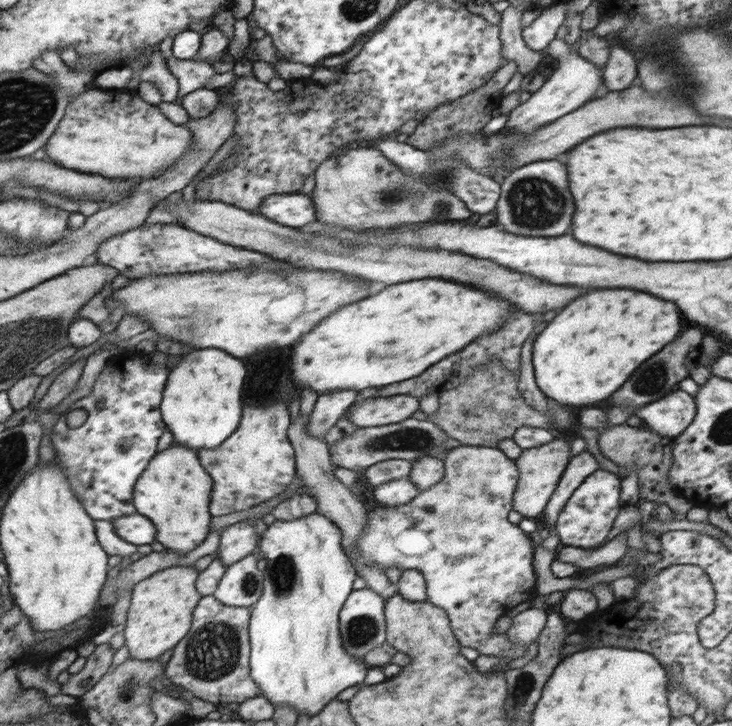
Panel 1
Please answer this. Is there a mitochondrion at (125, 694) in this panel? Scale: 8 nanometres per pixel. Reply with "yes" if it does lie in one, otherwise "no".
yes

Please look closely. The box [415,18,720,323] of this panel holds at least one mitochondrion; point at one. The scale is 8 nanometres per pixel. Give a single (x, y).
(528, 194)

